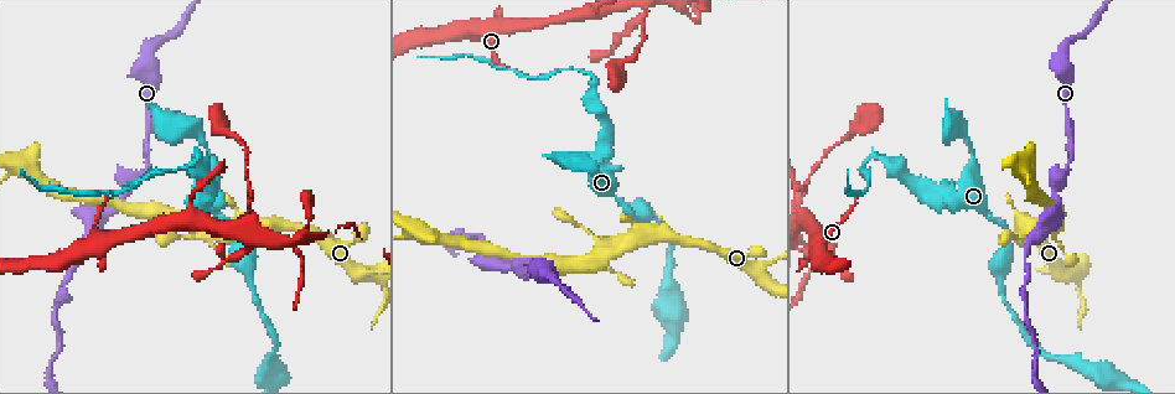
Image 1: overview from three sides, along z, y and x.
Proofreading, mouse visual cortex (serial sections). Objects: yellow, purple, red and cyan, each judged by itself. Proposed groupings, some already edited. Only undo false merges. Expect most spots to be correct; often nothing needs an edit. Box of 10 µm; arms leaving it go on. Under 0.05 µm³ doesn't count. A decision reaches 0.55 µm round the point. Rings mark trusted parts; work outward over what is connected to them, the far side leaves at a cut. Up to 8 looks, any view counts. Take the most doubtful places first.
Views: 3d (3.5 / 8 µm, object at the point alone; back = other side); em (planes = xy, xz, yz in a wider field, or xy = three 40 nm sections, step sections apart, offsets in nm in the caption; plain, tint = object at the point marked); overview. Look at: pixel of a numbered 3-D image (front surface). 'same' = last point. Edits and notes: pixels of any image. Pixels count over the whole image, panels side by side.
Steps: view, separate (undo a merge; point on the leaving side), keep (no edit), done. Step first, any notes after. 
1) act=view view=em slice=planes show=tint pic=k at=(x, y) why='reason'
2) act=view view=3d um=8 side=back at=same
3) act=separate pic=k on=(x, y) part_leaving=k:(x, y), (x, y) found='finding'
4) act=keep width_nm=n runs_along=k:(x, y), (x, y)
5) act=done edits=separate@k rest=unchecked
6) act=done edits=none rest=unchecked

act=view view=3d um=3.5 side=back pic=1 at=(884, 159) why='sharp bend'

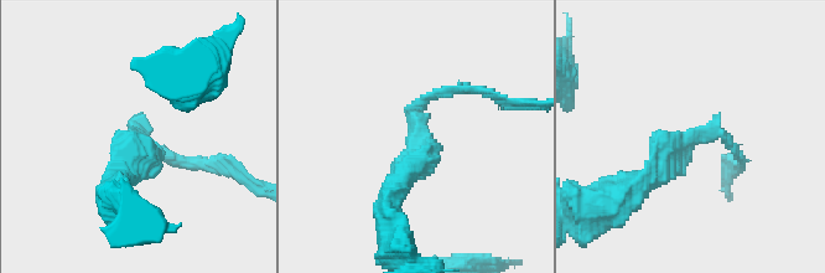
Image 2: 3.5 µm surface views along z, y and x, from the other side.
act=view view=em slice=xy step=5 show=tint pic=2 at=(421, 138) arm_widths_nm=150,300

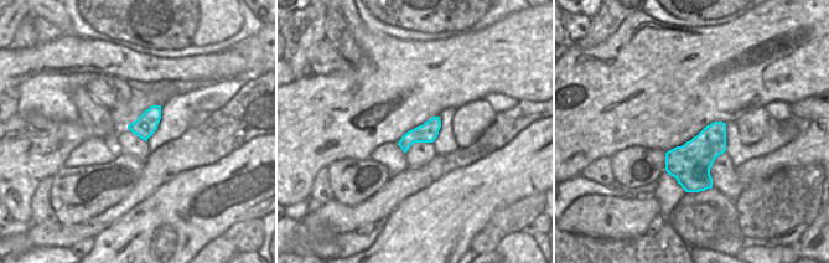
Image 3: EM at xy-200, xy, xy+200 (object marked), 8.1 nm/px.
act=view view=em slice=xy step=1 show=tint at=same why='cut it another way'

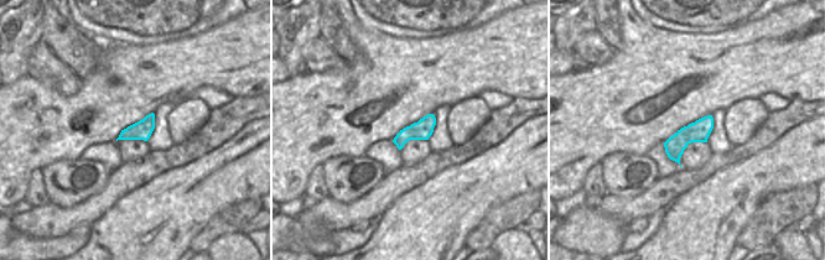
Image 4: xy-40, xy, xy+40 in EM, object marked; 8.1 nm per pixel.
act=keep runs_along=2:(393, 197), (420, 159), (416, 108), (450, 93) found='one cell here'

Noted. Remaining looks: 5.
act=view view=3d um=8 pic=1 at=(300, 254) why='abrupt turn'

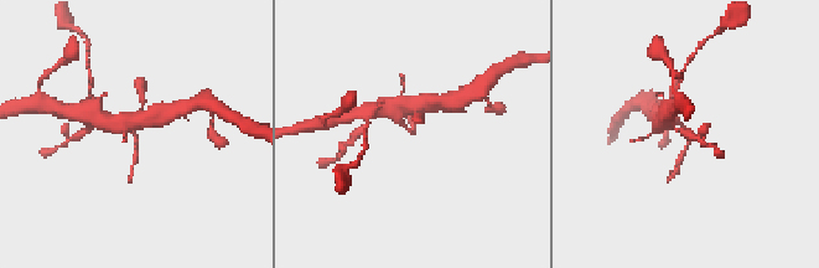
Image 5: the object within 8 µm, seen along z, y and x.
act=view view=em slice=xy step=5 show=tint at=same arm_widths_nm=150,350

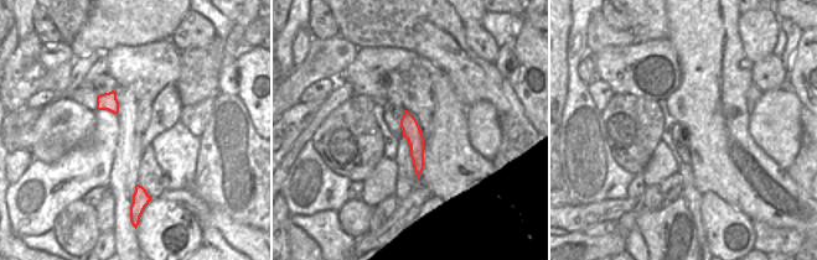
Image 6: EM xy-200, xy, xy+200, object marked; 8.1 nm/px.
act=keep width_nm=150 runs_along=6:(407, 115), (417, 142), (418, 171) found='one cell here'

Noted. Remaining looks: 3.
act=view view=3d um=8 pic=1 at=(224, 263)

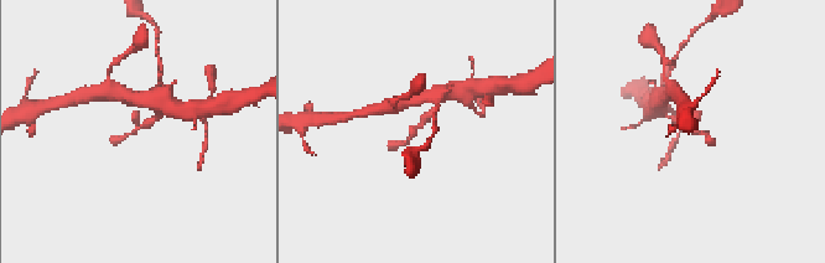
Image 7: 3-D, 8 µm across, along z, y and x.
act=view view=3d um=3.5 side=back at=same

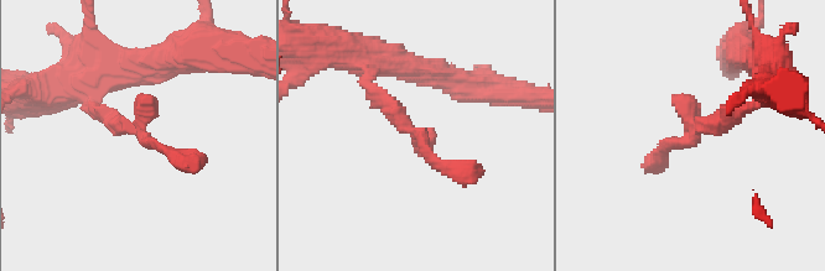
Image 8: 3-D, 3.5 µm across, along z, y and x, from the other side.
act=view view=em slice=xy step=1 show=tint pic=8 at=(417, 132)

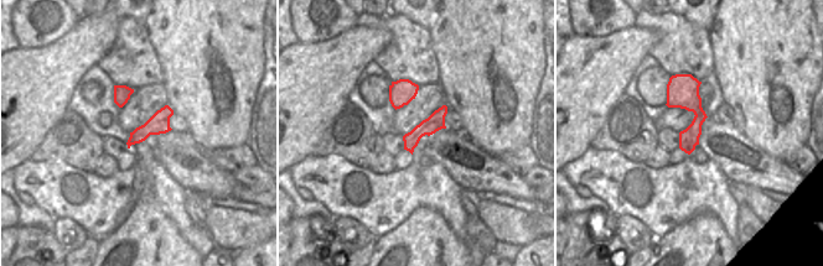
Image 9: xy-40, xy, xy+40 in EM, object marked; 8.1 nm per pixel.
act=keep runs_along=9:(444, 109), (407, 146) found='continuous, no second cell'

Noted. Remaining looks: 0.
act=done edits=none rest=unchecked

